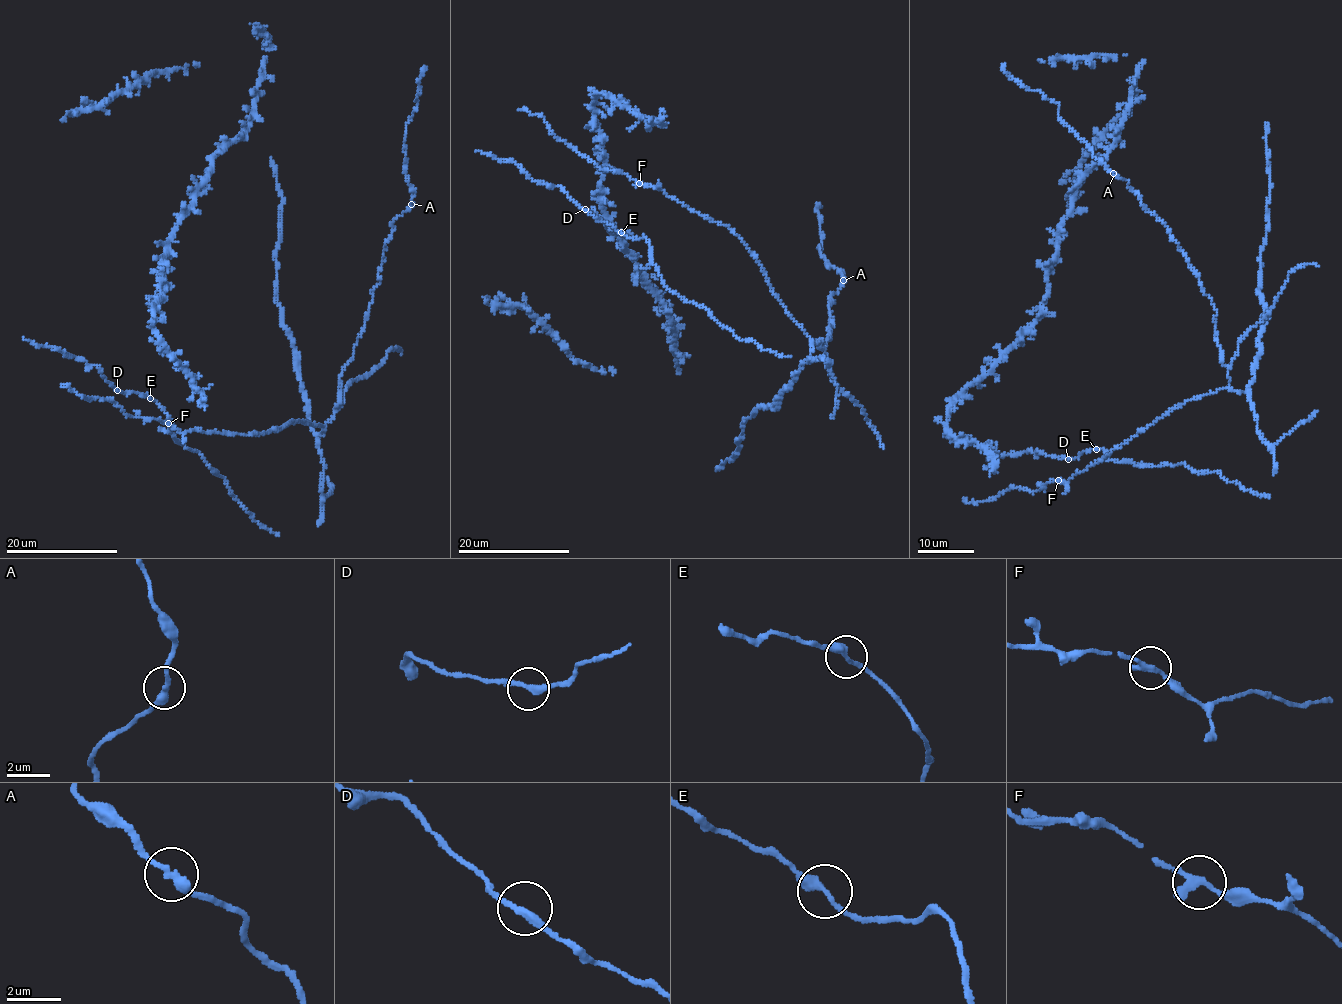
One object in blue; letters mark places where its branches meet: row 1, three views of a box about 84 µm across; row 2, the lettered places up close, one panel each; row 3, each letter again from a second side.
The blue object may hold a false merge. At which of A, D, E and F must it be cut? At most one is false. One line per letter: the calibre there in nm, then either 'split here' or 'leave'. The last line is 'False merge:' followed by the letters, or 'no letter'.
A: 300 nm | leave
D: 280 nm | leave
E: 280 nm | leave
F: 280 nm | leave
False merge: no letter

